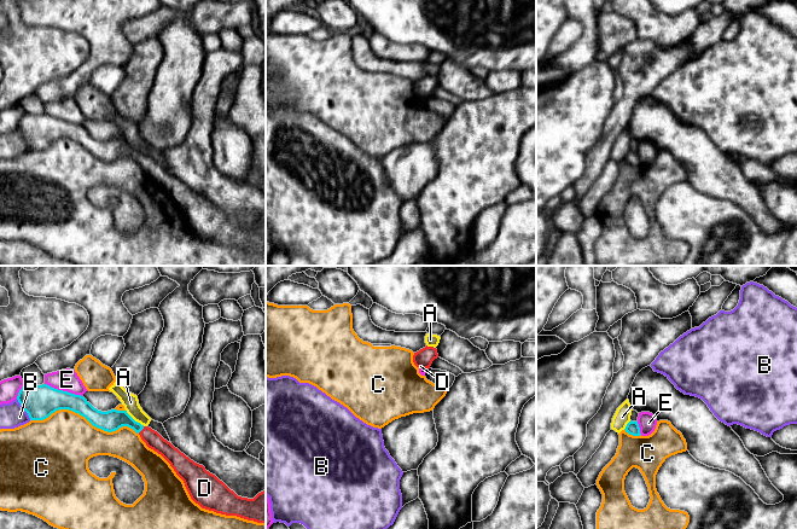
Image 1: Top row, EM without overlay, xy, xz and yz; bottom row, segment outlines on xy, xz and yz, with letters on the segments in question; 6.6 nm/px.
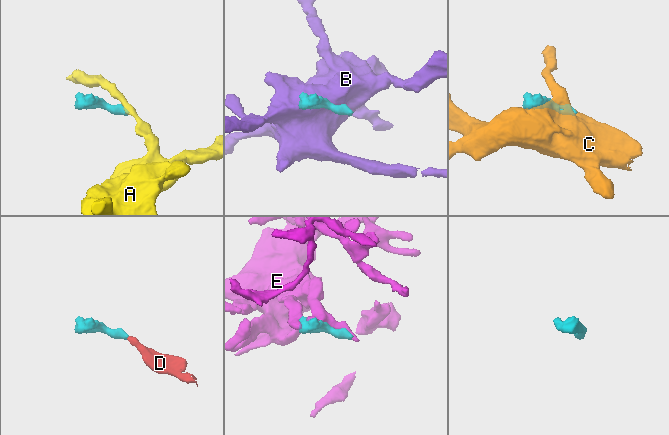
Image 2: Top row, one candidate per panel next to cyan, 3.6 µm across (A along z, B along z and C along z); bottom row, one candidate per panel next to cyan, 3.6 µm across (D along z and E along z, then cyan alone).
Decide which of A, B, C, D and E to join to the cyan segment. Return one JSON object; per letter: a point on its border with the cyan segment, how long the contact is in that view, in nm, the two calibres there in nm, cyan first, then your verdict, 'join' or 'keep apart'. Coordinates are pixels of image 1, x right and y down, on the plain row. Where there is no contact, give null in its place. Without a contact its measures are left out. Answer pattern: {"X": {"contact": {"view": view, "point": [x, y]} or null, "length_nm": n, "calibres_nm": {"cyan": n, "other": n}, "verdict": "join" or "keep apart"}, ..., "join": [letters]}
{"A": {"contact": {"view": "xy", "point": [133, 149]}, "length_nm": 170, "calibres_nm": {"cyan": 140, "other": 110}, "verdict": "keep apart"}, "B": {"contact": {"view": "xy", "point": [23, 138]}, "length_nm": 170, "calibres_nm": {"cyan": 220, "other": 160}, "verdict": "keep apart"}, "C": {"contact": {"view": "xy", "point": [85, 146]}, "length_nm": 750, "calibres_nm": {"cyan": 150, "other": 420}, "verdict": "keep apart"}, "D": {"contact": {"view": "xy", "point": [140, 160]}, "length_nm": 60, "calibres_nm": {"cyan": 140, "other": 110}, "verdict": "join"}, "E": {"contact": {"view": "xy", "point": [64, 121]}, "length_nm": 280, "calibres_nm": {"cyan": 220, "other": 140}, "verdict": "keep apart"}, "join": ["D"]}

